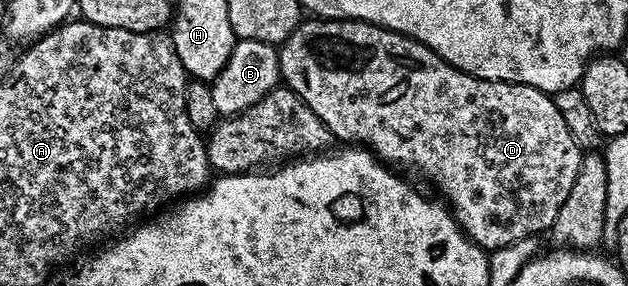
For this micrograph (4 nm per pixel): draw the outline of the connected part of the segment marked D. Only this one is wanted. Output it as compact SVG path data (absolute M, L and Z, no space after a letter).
M305 18L293 29L292 36L279 44L278 50L281 80L292 88L292 92L302 102L310 105L310 109L328 126L337 140L344 139L340 141L363 145L385 164L395 165L397 168L417 167L441 191L439 194L450 208L456 224L476 246L484 248L485 252L491 253L500 247L517 243L519 239L535 236L535 231L547 232L558 217L558 209L562 209L562 201L570 197L574 177L578 177L582 152L574 137L570 137L570 129L566 129L566 121L562 121L562 113L558 113L555 98L549 92L539 91L525 83L503 83L497 79L479 79L468 75L449 65L445 59L435 55L418 40L399 35L398 32L378 23L365 23L359 19Z

